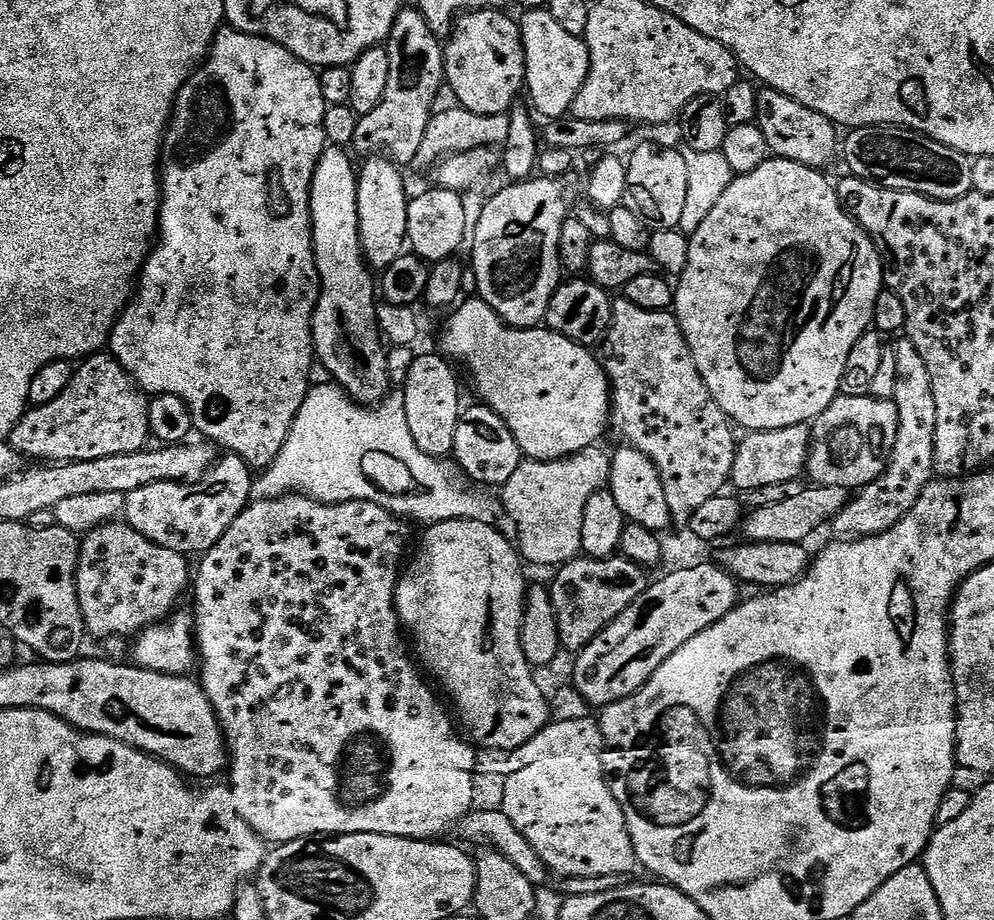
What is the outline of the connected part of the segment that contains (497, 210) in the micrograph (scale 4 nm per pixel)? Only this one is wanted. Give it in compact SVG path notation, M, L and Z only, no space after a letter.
M529 178L519 182L509 183L509 188L504 188L501 192L496 192L488 200L488 205L480 212L480 217L475 217L474 231L470 236L470 244L472 240L472 272L476 275L476 288L479 299L485 300L491 308L500 316L505 324L509 325L512 320L534 320L538 325L543 321L546 310L550 306L550 298L556 292L558 277L556 277L556 268L558 269L558 253L560 250L560 235L562 234L562 226L565 220L569 219L570 208L568 212L568 204L564 201L564 188L556 181L556 178L540 178L544 180L536 180L537 178Z

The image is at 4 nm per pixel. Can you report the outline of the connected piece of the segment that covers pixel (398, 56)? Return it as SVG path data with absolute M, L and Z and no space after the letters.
M404 6L394 18L394 24L386 41L390 54L390 78L386 81L386 92L382 100L368 114L360 117L358 130L351 142L353 149L364 152L363 154L384 153L392 157L401 166L410 165L415 161L418 146L426 136L426 126L430 122L432 113L437 107L436 95L445 83L444 78L444 49L441 37L430 30L426 18L415 6Z

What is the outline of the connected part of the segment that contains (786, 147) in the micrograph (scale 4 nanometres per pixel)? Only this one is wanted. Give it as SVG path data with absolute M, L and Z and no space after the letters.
M764 86L756 93L755 123L760 125L762 134L766 134L769 153L782 160L802 162L811 168L823 169L838 156L837 125L830 118L818 114L818 110L810 110L810 106L802 106L794 98L782 94L778 90Z

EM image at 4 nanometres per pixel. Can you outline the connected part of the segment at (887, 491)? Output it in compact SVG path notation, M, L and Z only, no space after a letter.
M907 338L894 344L897 358L898 386L894 386L892 399L896 402L898 410L898 434L888 458L887 465L883 472L872 481L871 484L865 484L849 499L848 505L844 507L835 520L831 521L830 529L837 541L861 540L867 536L877 536L886 530L890 530L918 502L922 490L933 479L934 465L936 462L936 423L938 422L938 410L934 410L934 390L930 386L930 370L926 370L926 362L922 362L922 354L914 346L914 342Z

